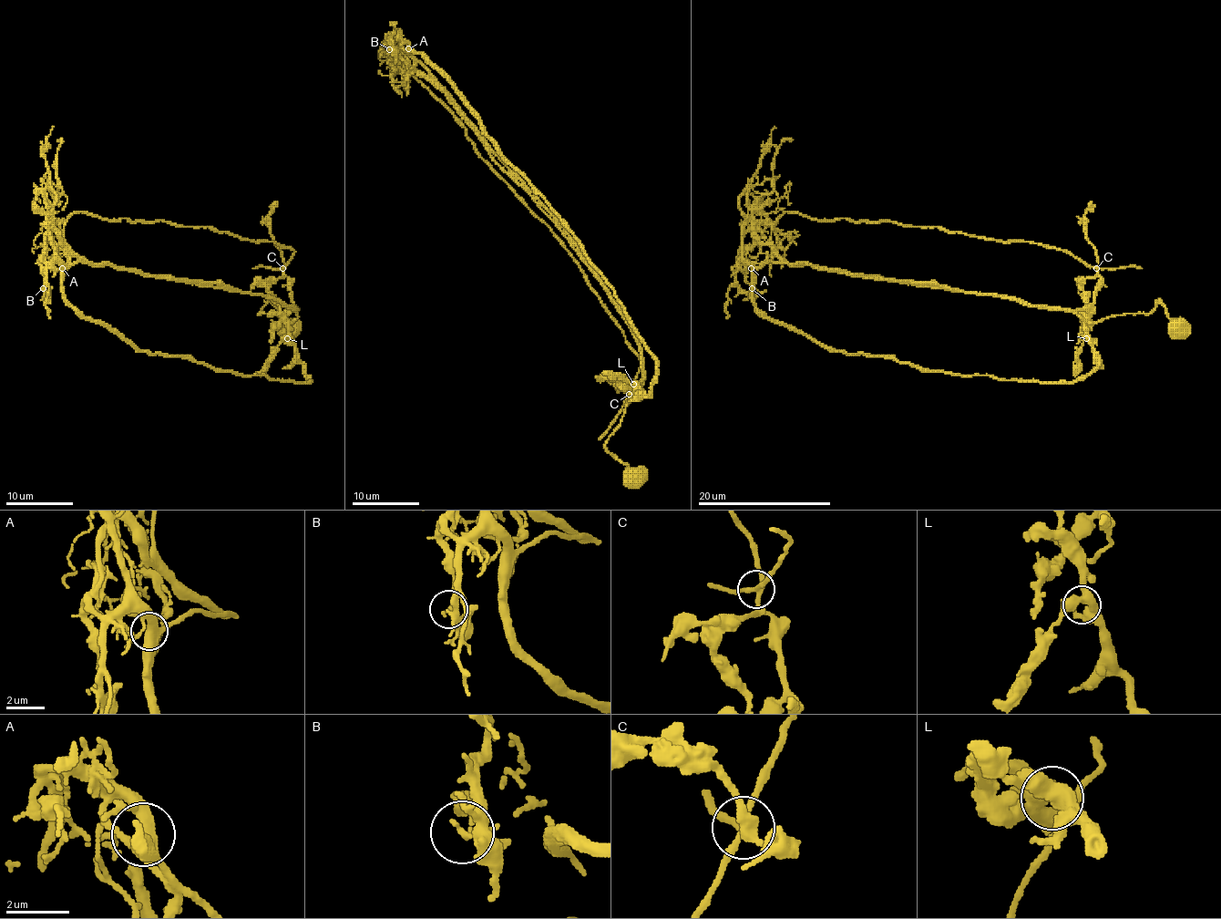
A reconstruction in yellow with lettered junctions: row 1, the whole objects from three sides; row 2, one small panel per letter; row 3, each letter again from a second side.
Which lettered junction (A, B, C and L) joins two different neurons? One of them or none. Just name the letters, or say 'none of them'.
B

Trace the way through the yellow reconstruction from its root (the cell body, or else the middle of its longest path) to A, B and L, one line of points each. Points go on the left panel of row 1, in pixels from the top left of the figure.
A: (287, 328), (269, 302), (261, 310), (286, 322), (296, 312), (264, 294), (110, 264), (76, 262), (62, 268)
B: (287, 328), (269, 302), (259, 314), (292, 322), (296, 312), (279, 300), (110, 264), (54, 260), (42, 288)
L: (287, 328), (269, 302), (259, 314), (292, 322), (297, 310), (292, 308), (286, 316), (287, 338)

